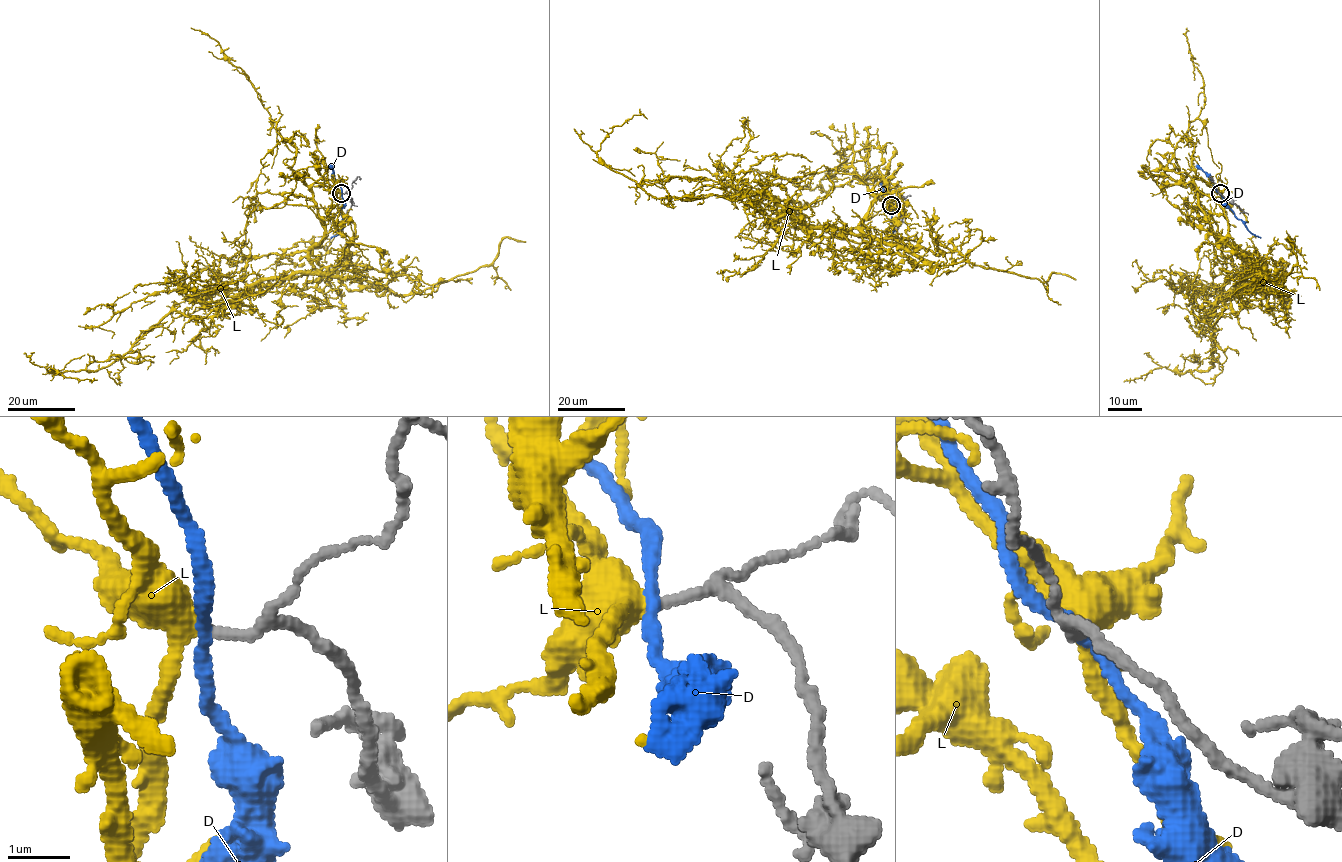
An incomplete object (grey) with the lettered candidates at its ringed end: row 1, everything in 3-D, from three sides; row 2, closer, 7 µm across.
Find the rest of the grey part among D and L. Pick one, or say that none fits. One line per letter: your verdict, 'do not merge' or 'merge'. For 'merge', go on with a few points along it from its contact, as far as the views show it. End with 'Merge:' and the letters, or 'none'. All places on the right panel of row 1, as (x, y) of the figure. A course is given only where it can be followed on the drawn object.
D: do not merge
L: merge | via (1219, 192), (1224, 208), (1209, 215), (1209, 228), (1251, 270), (1206, 312), (1213, 365), (1154, 368), (1134, 380)
Merge: L

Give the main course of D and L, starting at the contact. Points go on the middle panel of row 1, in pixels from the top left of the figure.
D: (892, 204), (894, 231), (881, 245)
L: (892, 204), (875, 193), (865, 236), (812, 228), (758, 190), (657, 198), (597, 154), (614, 126), (647, 119)

